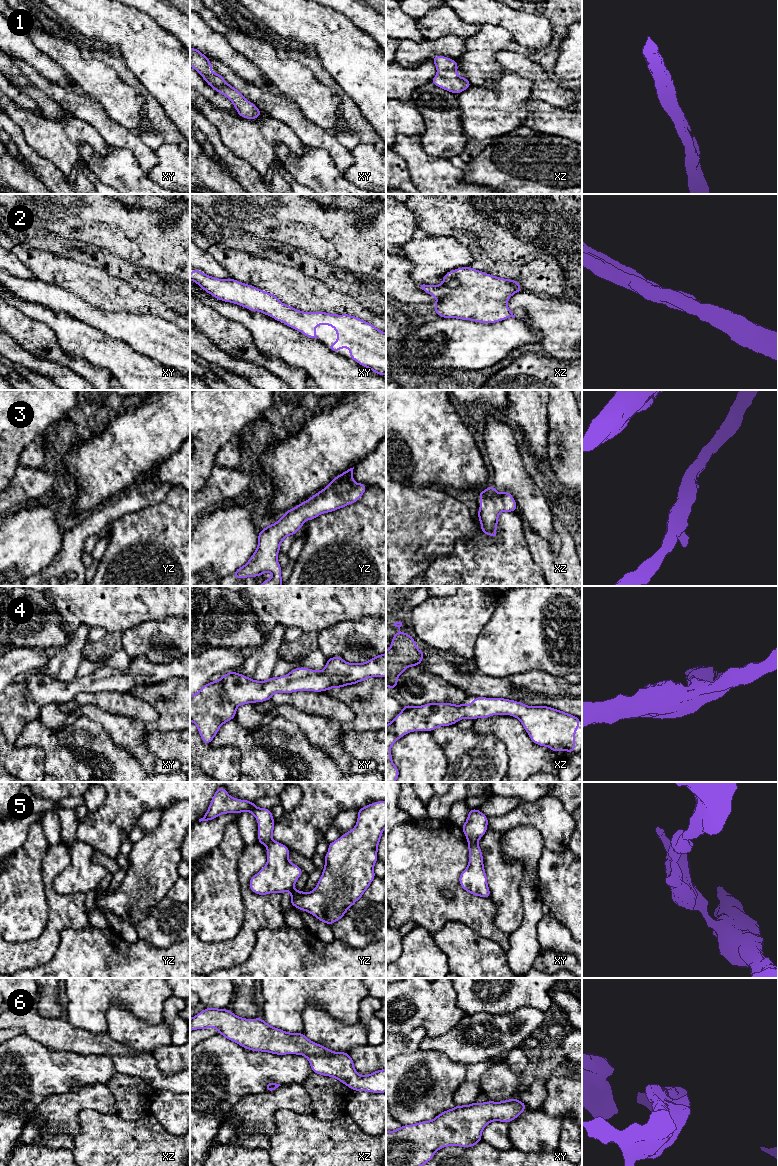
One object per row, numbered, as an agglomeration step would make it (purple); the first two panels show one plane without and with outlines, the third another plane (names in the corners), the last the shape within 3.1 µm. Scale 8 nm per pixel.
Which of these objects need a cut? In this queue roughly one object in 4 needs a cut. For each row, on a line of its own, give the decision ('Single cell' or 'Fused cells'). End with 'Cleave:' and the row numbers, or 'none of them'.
1: Single cell
2: Single cell
3: Single cell
4: Single cell
5: Fused cells
6: Single cell
Cleave: 5

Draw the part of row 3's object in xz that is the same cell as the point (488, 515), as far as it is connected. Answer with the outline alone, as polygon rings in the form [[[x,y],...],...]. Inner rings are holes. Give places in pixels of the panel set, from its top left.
[[[491,485],[482,492],[479,492],[480,508],[477,513],[481,524],[481,530],[486,535],[498,538],[496,528],[498,516],[501,512],[514,512],[517,504],[513,496],[508,492],[499,493]]]

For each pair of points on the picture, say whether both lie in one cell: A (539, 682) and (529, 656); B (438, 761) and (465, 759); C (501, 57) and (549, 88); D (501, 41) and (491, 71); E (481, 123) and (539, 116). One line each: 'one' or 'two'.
A: two
B: two
C: one
D: one
E: two

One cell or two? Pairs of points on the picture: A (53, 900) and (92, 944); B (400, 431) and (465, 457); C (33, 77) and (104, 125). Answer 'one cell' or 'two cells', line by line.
A: two cells
B: one cell
C: one cell

